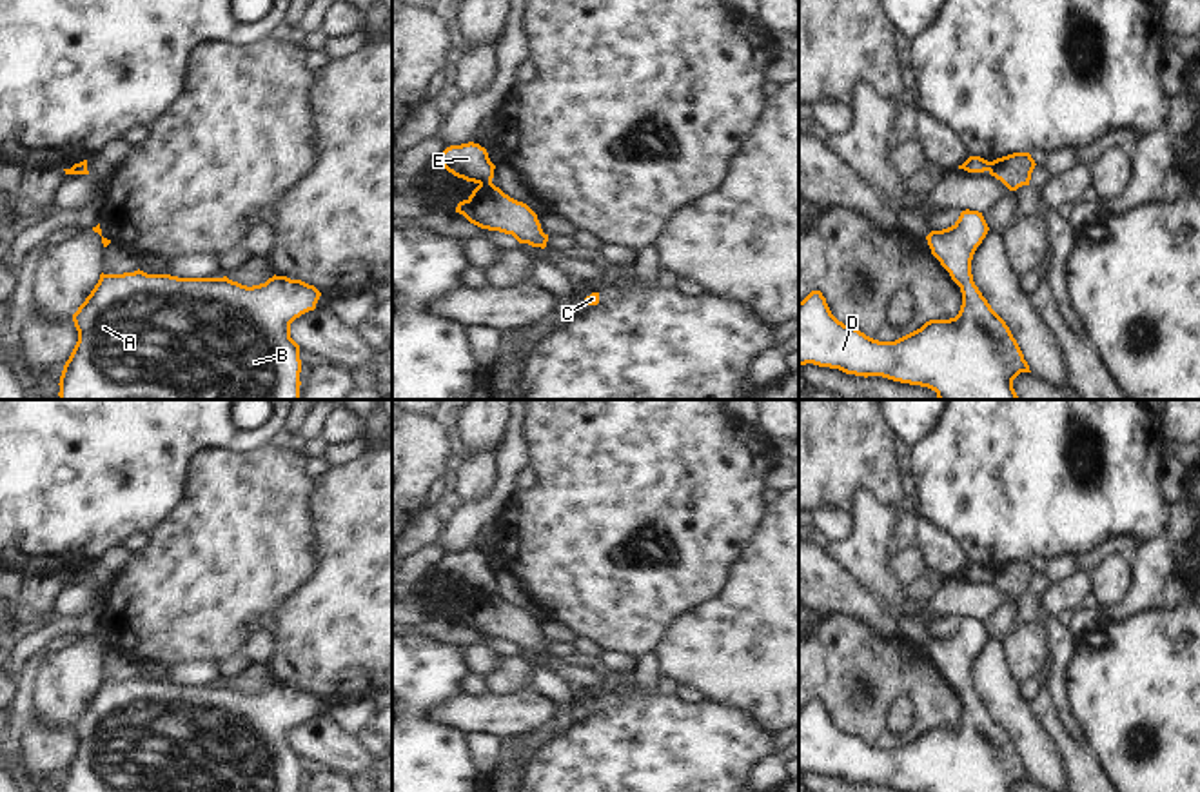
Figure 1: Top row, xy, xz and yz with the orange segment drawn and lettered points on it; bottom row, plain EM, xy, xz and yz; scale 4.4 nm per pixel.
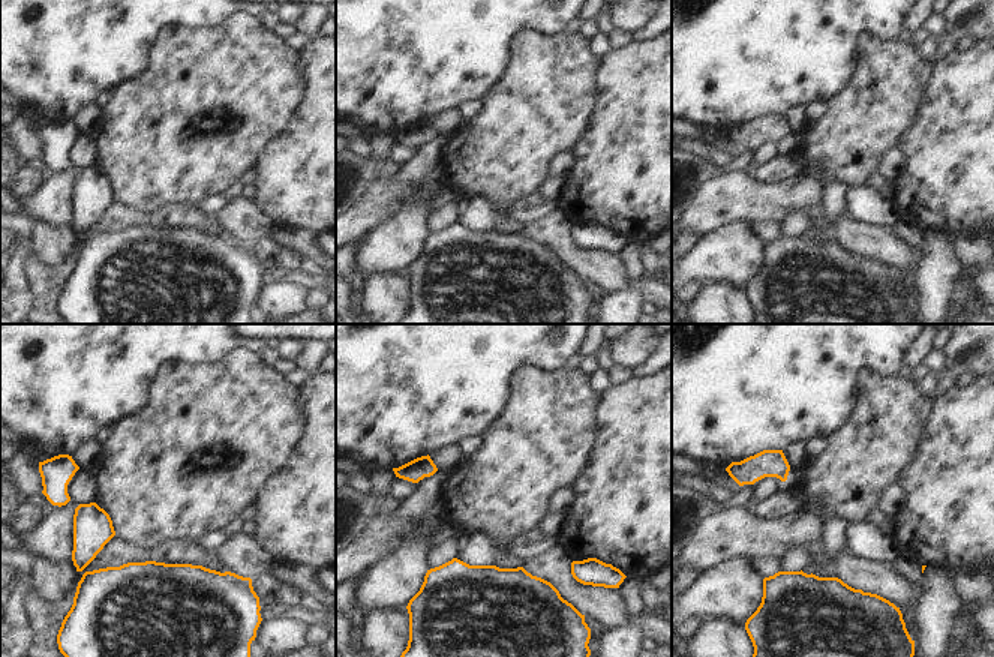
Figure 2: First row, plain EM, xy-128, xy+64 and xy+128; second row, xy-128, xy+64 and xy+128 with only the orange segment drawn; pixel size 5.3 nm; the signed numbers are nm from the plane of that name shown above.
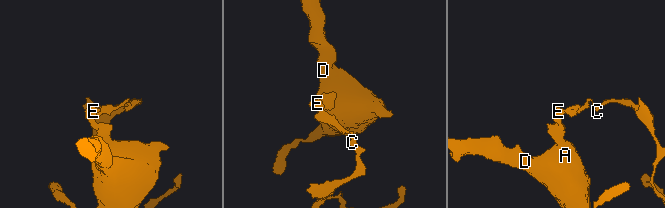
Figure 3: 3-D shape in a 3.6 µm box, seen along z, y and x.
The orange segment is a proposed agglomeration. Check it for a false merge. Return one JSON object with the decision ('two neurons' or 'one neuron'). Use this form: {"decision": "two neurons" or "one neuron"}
{"decision": "two neurons"}

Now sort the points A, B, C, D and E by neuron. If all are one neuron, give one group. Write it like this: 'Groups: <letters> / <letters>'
Groups: A B D E / C.

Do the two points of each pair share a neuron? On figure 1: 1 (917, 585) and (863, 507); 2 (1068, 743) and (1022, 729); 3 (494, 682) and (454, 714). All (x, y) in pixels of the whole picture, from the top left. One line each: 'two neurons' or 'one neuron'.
1: two neurons
2: two neurons
3: two neurons

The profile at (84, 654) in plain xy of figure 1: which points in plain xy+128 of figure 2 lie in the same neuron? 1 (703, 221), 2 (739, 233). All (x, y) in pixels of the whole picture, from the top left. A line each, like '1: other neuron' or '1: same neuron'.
1: other neuron
2: same neuron

